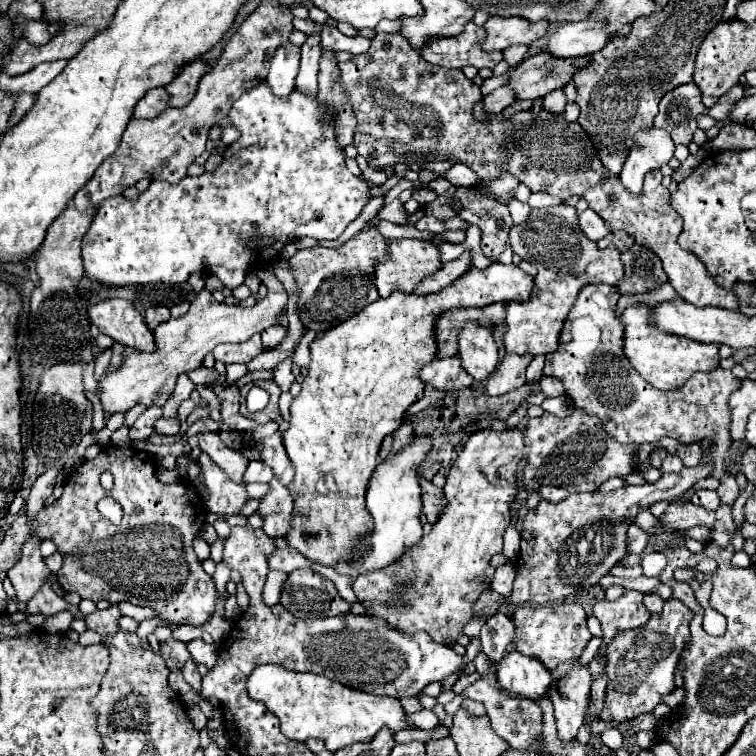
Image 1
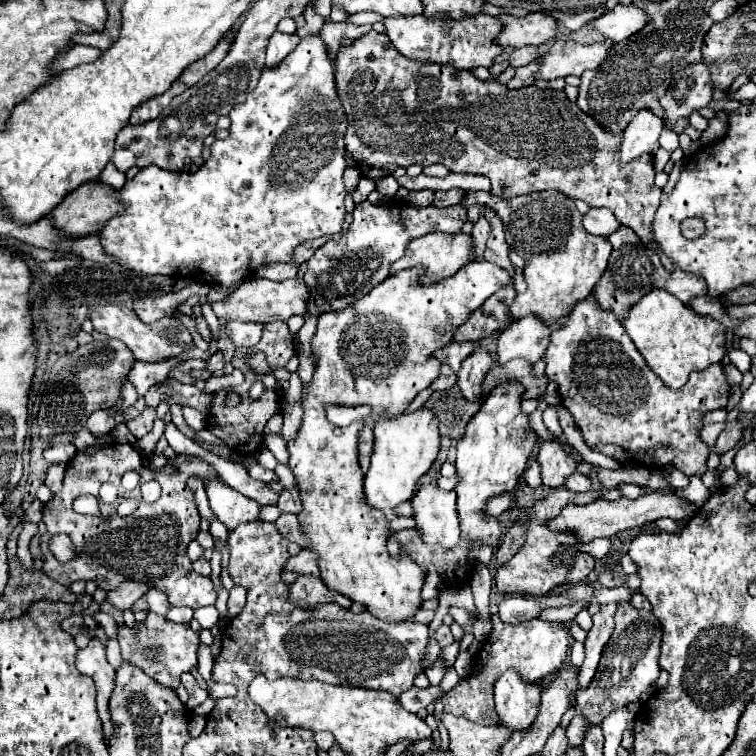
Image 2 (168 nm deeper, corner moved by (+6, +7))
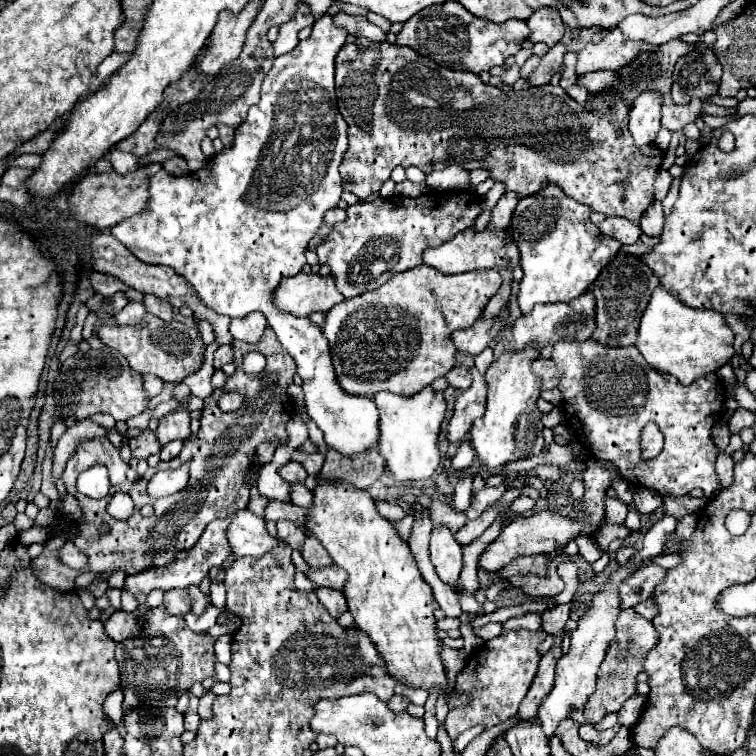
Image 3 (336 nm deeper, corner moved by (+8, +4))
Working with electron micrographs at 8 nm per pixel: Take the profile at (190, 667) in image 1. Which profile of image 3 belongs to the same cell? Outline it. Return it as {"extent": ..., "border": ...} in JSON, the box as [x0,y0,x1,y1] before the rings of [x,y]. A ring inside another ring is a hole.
{"extent":[184,697,200,731],"border":[[[190,697],[190,707],[186,711],[186,723],[184,723],[186,731],[198,731],[200,727],[200,717],[198,717],[198,697]]]}

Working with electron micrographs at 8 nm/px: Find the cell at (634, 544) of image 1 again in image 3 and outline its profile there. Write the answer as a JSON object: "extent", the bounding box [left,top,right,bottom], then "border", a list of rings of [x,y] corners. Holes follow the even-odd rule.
{"extent":[474,623,502,641],"border":[[[486,623],[486,625],[478,627],[478,629],[474,629],[474,635],[488,641],[488,639],[496,637],[500,631],[502,631],[502,623]]]}

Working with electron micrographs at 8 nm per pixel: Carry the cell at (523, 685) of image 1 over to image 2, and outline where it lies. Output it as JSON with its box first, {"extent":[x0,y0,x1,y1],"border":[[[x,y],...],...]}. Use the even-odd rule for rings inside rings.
{"extent":[494,668,540,730],"border":[[[514,668],[498,676],[494,684],[494,702],[504,726],[512,730],[526,730],[538,714],[540,694],[540,682],[526,682]]]}

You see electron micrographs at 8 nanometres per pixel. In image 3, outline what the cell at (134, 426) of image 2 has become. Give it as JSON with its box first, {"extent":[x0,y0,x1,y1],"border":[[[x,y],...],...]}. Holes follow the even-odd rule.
{"extent":[128,429,160,461],"border":[[[146,429],[146,431],[144,431],[140,437],[136,437],[136,439],[130,439],[128,445],[130,445],[132,457],[138,459],[138,461],[140,461],[140,459],[146,459],[146,457],[150,457],[150,455],[160,453],[160,443],[158,443],[154,431],[150,431],[150,429]]]}

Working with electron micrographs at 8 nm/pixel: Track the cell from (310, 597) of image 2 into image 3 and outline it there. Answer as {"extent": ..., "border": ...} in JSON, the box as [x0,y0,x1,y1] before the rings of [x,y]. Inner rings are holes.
{"extent":[316,589,346,619],"border":[[[316,589],[316,595],[318,599],[322,601],[322,605],[330,611],[330,615],[334,619],[338,619],[342,613],[346,613],[346,599],[344,599],[344,593],[342,591],[334,591],[334,589]]]}

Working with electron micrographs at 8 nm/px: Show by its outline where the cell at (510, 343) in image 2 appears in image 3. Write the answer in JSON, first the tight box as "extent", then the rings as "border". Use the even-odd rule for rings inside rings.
{"extent":[512,291,596,349],"border":[[[588,291],[576,297],[576,301],[556,305],[536,305],[532,313],[520,315],[512,325],[514,349],[524,349],[524,345],[528,343],[536,343],[542,349],[546,345],[554,345],[556,341],[584,341],[592,337],[594,329],[596,329],[596,299]]]}

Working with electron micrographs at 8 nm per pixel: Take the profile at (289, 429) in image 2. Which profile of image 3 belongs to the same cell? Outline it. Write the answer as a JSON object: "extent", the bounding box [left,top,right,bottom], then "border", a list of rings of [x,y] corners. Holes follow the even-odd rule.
{"extent":[290,482,313,509],"border":[[[304,482],[292,483],[290,486],[292,489],[292,503],[308,509],[312,505],[313,495],[306,489]]]}

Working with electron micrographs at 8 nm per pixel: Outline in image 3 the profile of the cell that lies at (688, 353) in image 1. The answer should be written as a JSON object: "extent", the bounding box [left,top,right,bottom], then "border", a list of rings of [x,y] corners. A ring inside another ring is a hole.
{"extent":[636,287,734,385],"border":[[[658,287],[642,315],[636,347],[652,367],[678,377],[682,385],[690,385],[698,377],[726,365],[734,357],[732,343],[734,333],[726,325],[724,315],[710,309],[690,309],[664,287]]]}

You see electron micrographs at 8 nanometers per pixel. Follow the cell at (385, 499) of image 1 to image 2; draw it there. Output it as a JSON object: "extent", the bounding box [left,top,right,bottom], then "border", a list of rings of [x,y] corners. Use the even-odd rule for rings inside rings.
{"extent":[364,408,440,520],"border":[[[420,408],[398,418],[380,418],[374,424],[374,452],[370,468],[364,476],[364,494],[370,508],[380,510],[388,520],[394,518],[396,506],[412,500],[420,476],[424,476],[436,460],[440,448],[438,420],[430,410]]]}

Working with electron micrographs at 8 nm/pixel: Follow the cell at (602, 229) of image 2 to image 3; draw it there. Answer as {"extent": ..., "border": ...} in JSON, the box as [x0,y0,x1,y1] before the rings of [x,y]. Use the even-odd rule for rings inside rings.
{"extent":[598,217,642,245],"border":[[[608,217],[604,223],[598,225],[600,231],[608,237],[614,237],[618,239],[622,245],[632,245],[640,239],[642,235],[642,229],[640,225],[628,221],[628,219],[622,219],[622,217]]]}

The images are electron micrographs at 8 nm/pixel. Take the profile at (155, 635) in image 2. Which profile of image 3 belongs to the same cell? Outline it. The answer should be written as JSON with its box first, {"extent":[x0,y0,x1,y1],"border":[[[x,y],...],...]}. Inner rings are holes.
{"extent":[104,607,216,713],"border":[[[138,607],[132,613],[114,611],[104,623],[106,635],[116,643],[116,661],[122,675],[122,709],[124,713],[144,703],[158,703],[160,707],[176,707],[182,693],[194,683],[202,683],[216,675],[214,637],[208,633],[194,633],[184,617],[168,615],[164,607]]]}

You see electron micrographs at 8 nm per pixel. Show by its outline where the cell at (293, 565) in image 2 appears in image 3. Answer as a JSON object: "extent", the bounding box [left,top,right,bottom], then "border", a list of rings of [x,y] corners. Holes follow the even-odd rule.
{"extent":[308,565,348,589],"border":[[[336,565],[322,567],[322,569],[310,569],[308,579],[314,581],[318,587],[330,587],[330,589],[344,589],[344,583],[348,579],[348,573]]]}

